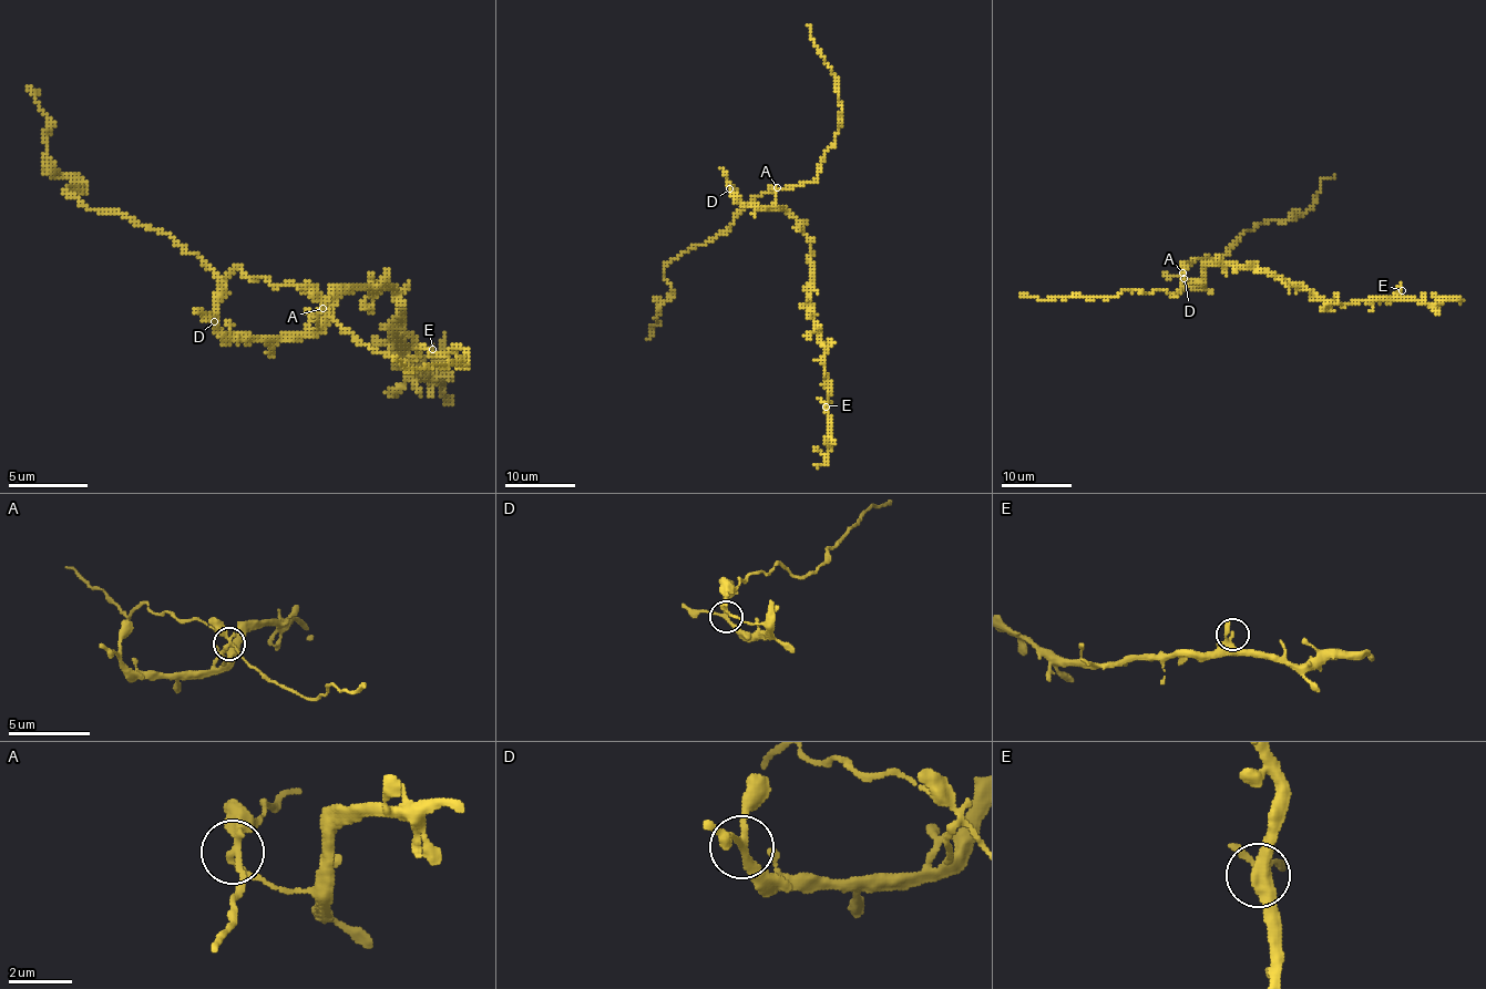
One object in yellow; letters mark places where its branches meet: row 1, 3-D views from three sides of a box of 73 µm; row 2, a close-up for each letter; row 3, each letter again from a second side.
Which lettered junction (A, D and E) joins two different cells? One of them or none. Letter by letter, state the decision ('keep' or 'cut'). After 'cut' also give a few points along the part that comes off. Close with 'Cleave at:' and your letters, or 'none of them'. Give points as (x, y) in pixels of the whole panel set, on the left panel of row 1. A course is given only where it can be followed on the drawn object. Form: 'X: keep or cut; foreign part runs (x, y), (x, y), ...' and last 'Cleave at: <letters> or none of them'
A: cut; foreign part runs (321, 309), (238, 269), (222, 281), (166, 234), (86, 209), (67, 189), (83, 186), (55, 170), (27, 86)
D: keep
E: keep
Cleave at: A

